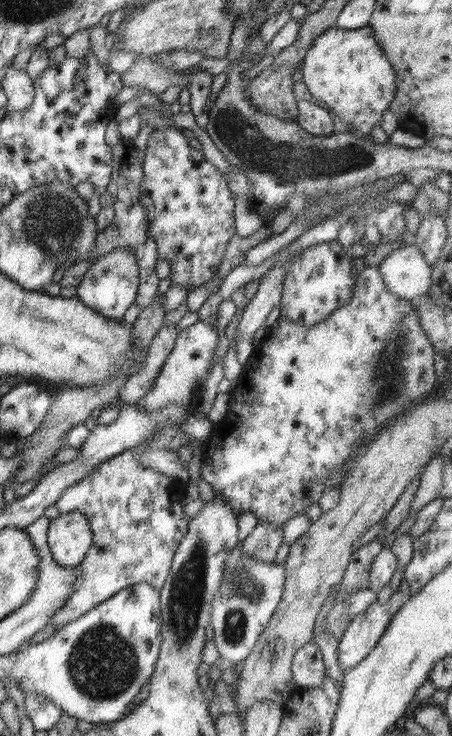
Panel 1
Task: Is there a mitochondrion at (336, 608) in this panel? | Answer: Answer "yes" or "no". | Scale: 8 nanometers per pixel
no

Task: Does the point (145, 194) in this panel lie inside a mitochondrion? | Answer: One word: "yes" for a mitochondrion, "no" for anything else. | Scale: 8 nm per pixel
no

